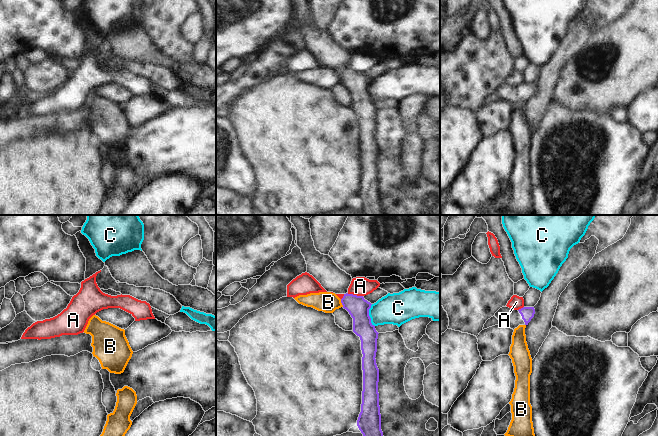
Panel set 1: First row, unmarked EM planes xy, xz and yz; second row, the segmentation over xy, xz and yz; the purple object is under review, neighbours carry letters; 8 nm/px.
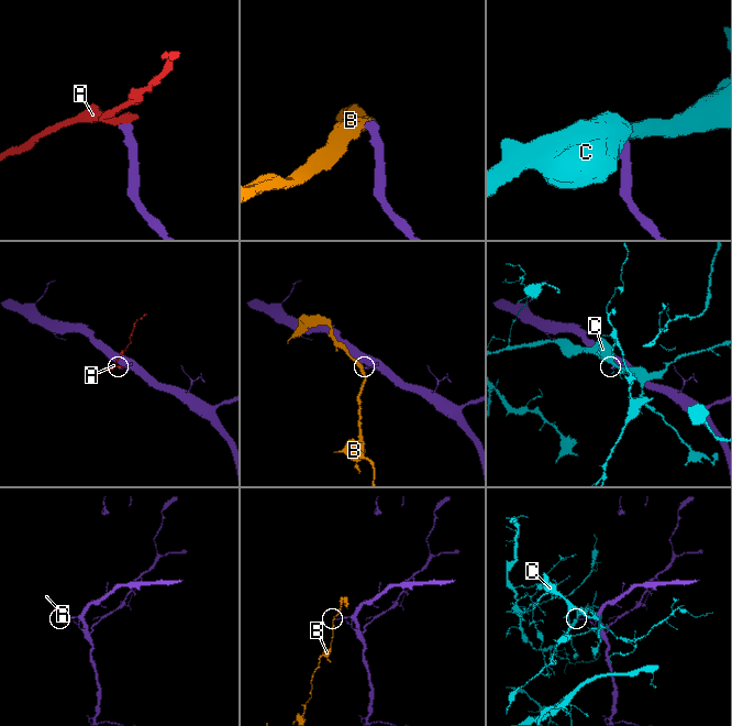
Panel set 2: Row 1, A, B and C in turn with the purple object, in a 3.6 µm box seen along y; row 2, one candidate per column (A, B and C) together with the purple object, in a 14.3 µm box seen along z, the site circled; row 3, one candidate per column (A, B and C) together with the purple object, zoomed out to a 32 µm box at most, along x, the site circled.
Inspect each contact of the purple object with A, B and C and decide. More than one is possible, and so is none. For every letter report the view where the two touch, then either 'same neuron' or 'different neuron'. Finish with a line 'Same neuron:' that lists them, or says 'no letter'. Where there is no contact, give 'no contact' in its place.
A: meets purple in xz; different neuron
B: meets purple in xz; different neuron
C: meets purple in xz; different neuron
Same neuron: no letter

